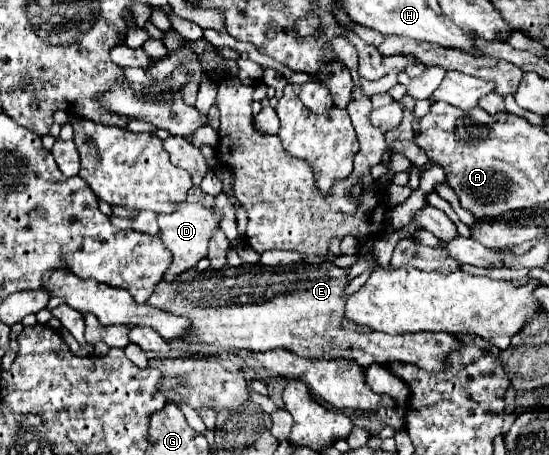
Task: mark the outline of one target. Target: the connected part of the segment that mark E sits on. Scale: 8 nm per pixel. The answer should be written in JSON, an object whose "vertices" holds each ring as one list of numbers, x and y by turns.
{"vertices":[[331,260,319,264,295,262,267,270,263,270,263,264,227,264,219,272,199,272,193,268,173,282,161,280,147,304,175,316,187,316,187,320,191,320,191,332,183,336,185,342,203,342,247,352,285,348,303,358,347,358,361,366,399,360,429,372,443,370,447,352,459,346,459,340,447,332,415,332,407,338,375,330,367,334,347,330,343,326,347,284,349,278,343,268]]}

